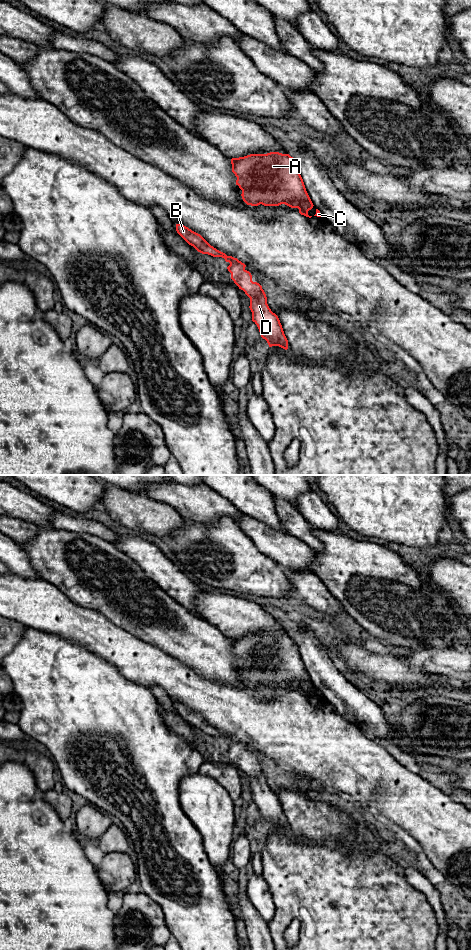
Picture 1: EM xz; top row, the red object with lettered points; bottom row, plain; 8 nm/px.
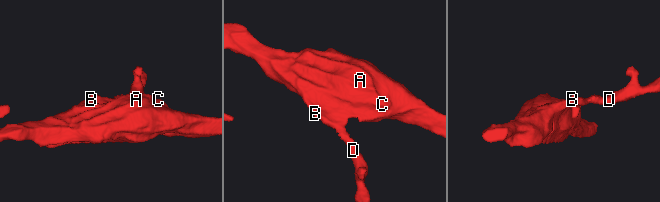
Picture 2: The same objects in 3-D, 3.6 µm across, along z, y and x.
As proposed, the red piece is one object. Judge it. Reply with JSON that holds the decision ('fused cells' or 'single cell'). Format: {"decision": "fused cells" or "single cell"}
{"decision": "single cell"}

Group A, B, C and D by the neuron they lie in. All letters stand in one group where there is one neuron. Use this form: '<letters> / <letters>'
A B C D

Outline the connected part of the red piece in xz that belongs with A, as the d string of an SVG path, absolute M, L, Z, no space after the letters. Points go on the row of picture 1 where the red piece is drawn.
M270 152L267 154L250 154L244 157L232 158L232 172L237 177L236 185L242 190L242 199L247 205L258 206L260 204L264 206L279 206L285 204L291 208L298 208L299 213L306 217L311 218L308 215L308 211L313 208L313 203L306 191L303 179L300 175L298 165L293 157L289 154L282 154L279 152Z

